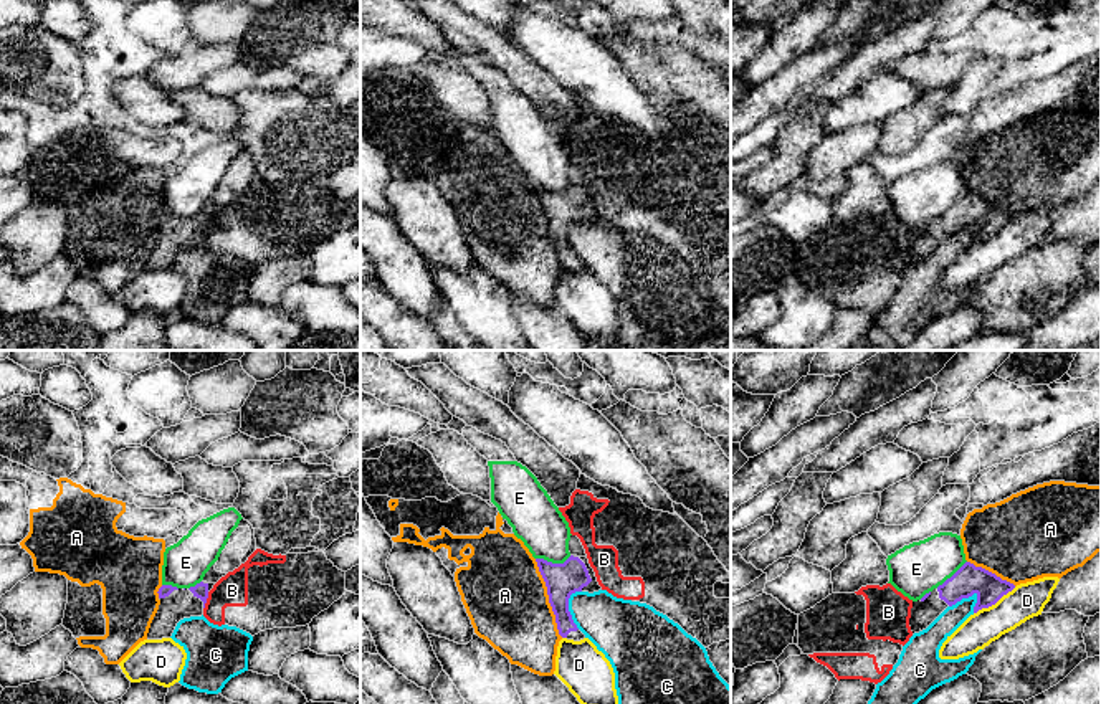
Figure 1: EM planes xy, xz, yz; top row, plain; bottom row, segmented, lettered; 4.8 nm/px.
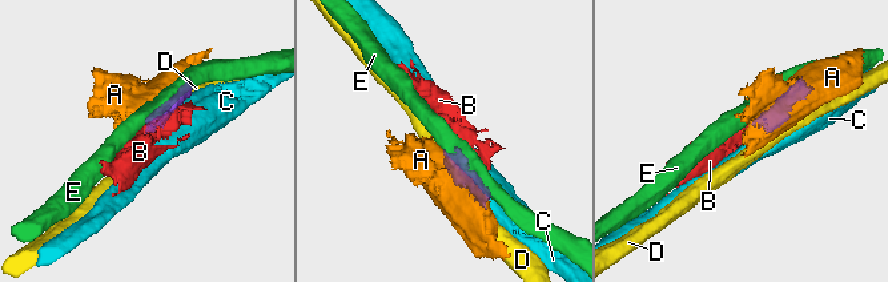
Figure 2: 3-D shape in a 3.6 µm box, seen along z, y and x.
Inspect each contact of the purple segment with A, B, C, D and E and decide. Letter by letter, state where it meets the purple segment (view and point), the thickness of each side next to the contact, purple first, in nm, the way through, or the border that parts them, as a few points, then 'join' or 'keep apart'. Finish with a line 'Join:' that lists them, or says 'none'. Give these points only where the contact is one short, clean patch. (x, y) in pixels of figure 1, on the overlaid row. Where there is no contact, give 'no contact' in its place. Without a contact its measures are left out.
A: contact xz (549, 599); calibres 160 and 400 nm; keep apart
B: contact xy (205, 600); calibres 80 and 160 nm; border xy (209, 592), (204, 608); keep apart
C: contact yz (962, 597); calibres 140 and 110 nm; keep apart
D: contact yz (994, 604); calibres 140 and 170 nm; border yz (1015, 587), (974, 613); keep apart
E: contact xz (551, 562); calibres 160 and 240 nm; keep apart
Join: none

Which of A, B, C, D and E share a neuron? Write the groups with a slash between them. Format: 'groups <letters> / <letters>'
groups A / B / C / D / E

